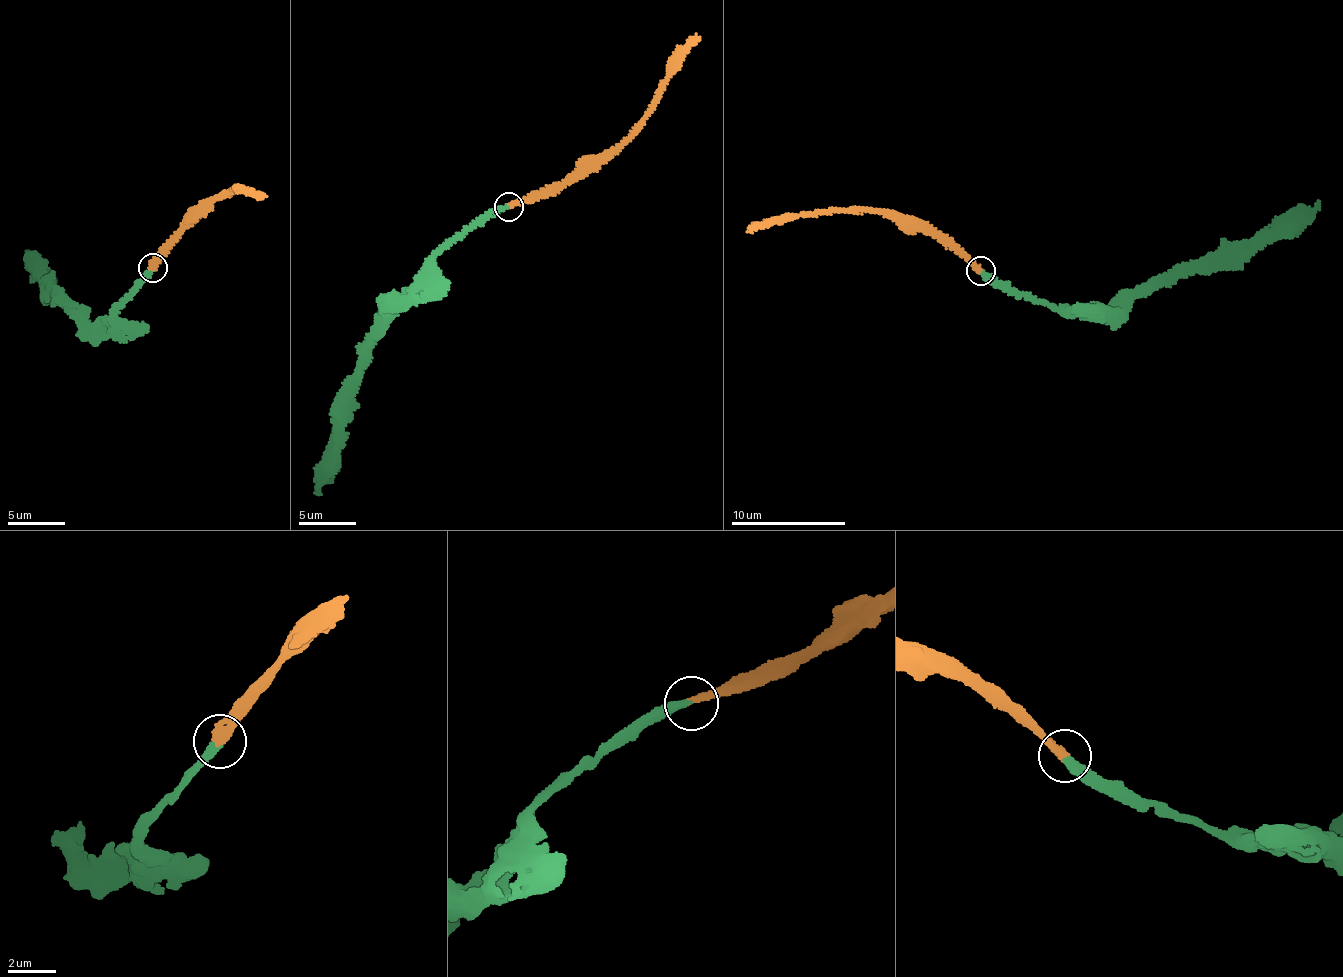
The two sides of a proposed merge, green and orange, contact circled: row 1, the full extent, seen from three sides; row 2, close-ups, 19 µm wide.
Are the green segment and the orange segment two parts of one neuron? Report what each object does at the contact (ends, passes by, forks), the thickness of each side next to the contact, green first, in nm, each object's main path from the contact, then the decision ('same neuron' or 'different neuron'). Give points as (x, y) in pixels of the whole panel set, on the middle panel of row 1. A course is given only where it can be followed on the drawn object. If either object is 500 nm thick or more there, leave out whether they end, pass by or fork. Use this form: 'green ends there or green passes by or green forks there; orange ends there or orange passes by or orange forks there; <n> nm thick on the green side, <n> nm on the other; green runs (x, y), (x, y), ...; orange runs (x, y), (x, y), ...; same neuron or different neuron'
green ends there; orange ends there; 320 nm thick on the green side, 360 nm on the other; green runs (508, 207), (485, 216), (435, 256), (413, 287), (386, 305), (373, 347), (360, 365), (318, 494); orange runs (510, 207), (593, 171), (616, 150), (700, 37); same neuron

